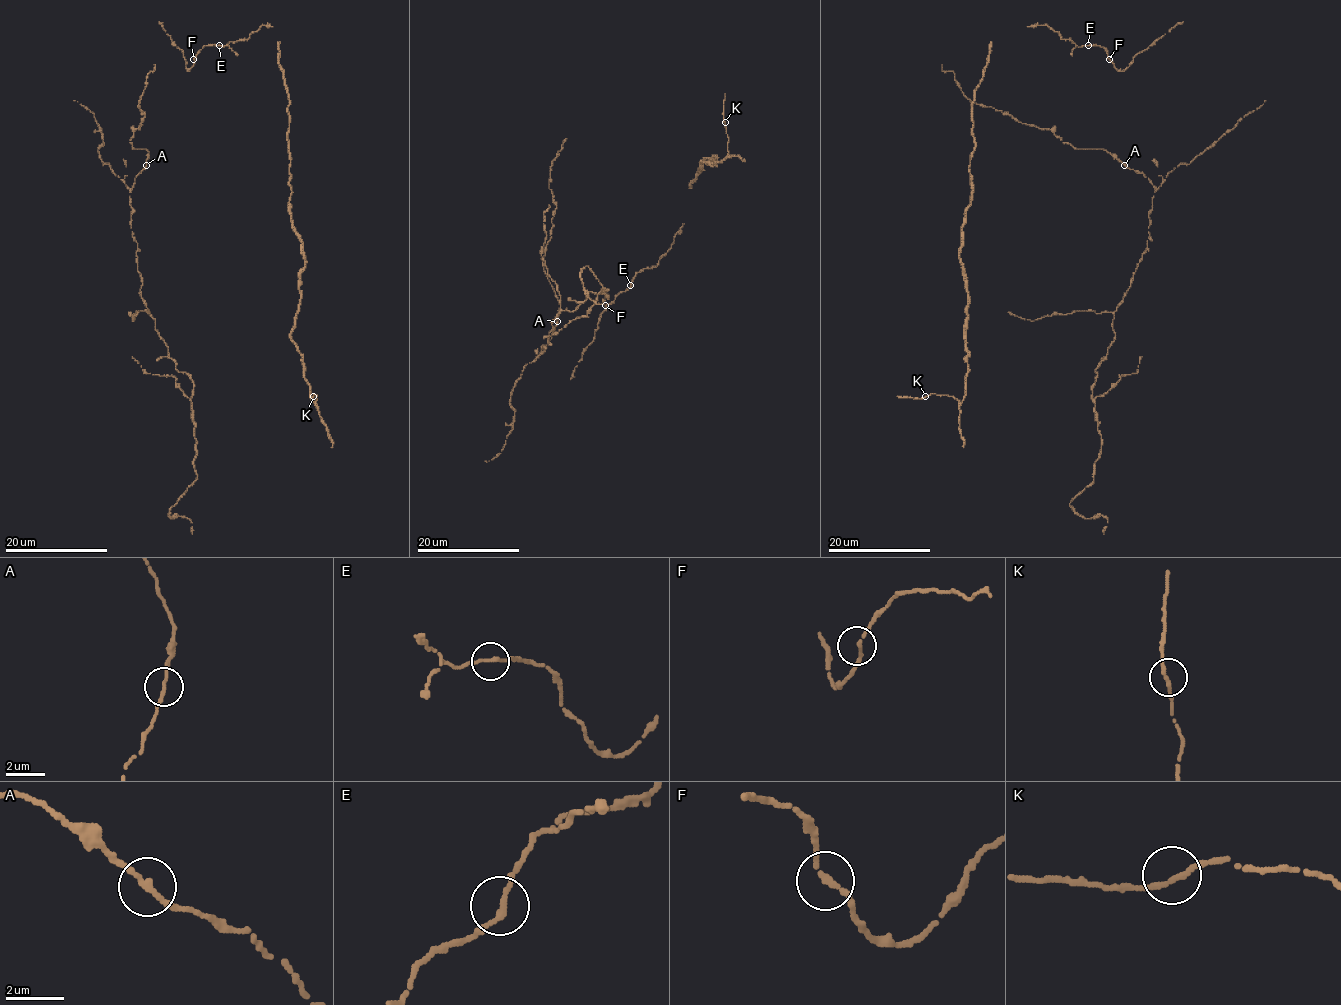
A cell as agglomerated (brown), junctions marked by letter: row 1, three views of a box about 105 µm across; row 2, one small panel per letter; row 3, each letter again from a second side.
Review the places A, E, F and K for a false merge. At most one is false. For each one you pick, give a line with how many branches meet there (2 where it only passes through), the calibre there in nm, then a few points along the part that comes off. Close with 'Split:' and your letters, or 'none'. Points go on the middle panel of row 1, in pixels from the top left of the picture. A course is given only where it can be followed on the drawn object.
Split: none

